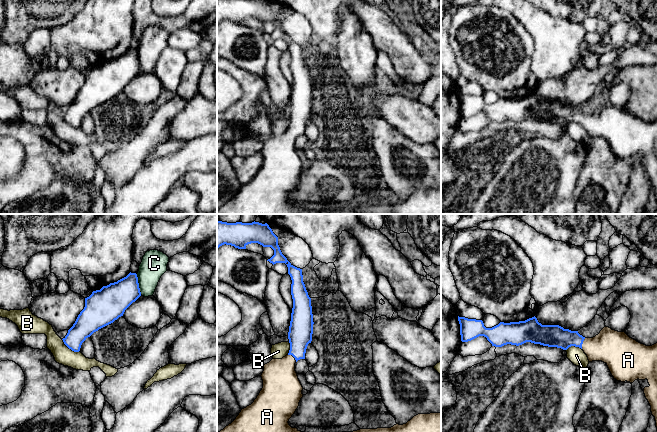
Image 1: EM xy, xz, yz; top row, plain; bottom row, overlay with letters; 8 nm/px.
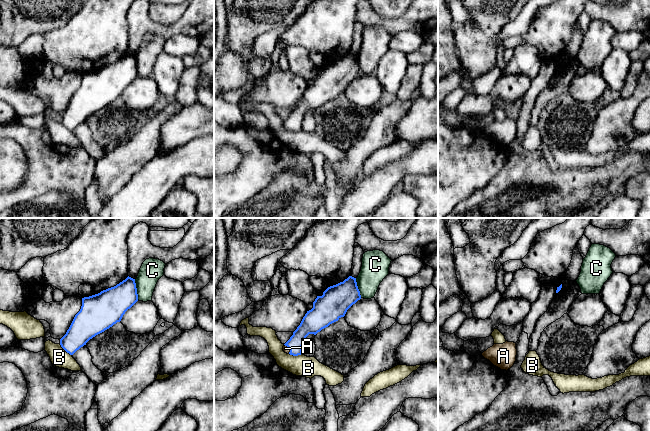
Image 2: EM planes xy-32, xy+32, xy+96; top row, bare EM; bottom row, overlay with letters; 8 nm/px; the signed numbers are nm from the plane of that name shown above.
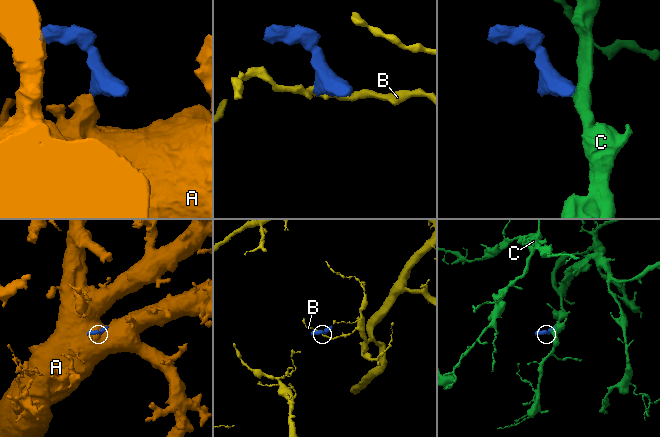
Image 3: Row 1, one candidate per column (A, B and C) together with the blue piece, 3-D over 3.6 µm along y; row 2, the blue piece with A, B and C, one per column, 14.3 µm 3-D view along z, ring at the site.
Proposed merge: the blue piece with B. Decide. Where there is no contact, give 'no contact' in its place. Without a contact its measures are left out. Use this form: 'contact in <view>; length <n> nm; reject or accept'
contact in xy; length 180 nm; reject

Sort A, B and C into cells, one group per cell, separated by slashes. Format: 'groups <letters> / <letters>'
groups A / B / C

